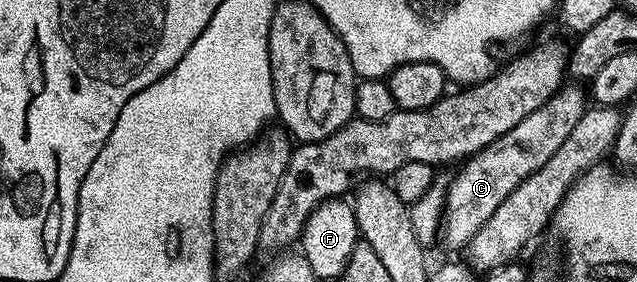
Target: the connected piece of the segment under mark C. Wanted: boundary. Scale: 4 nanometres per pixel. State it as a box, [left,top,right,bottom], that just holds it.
[440,84,588,251]

